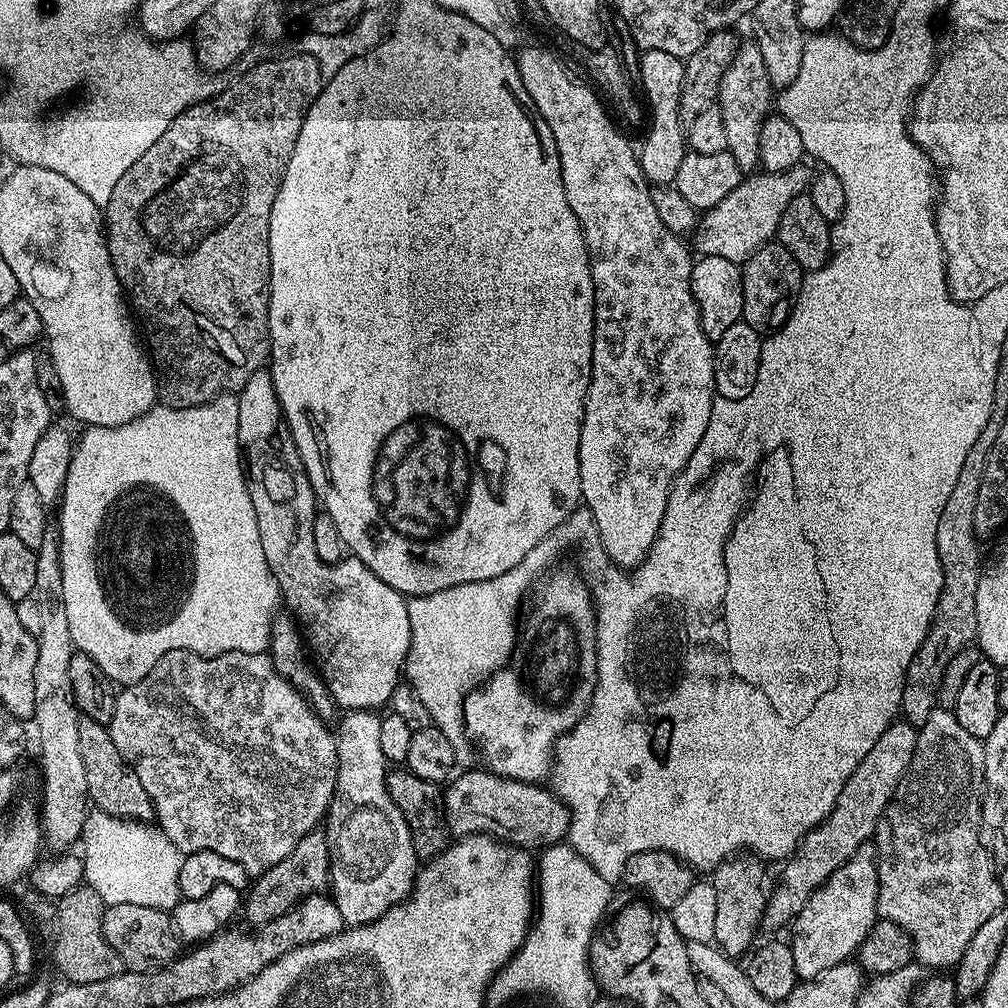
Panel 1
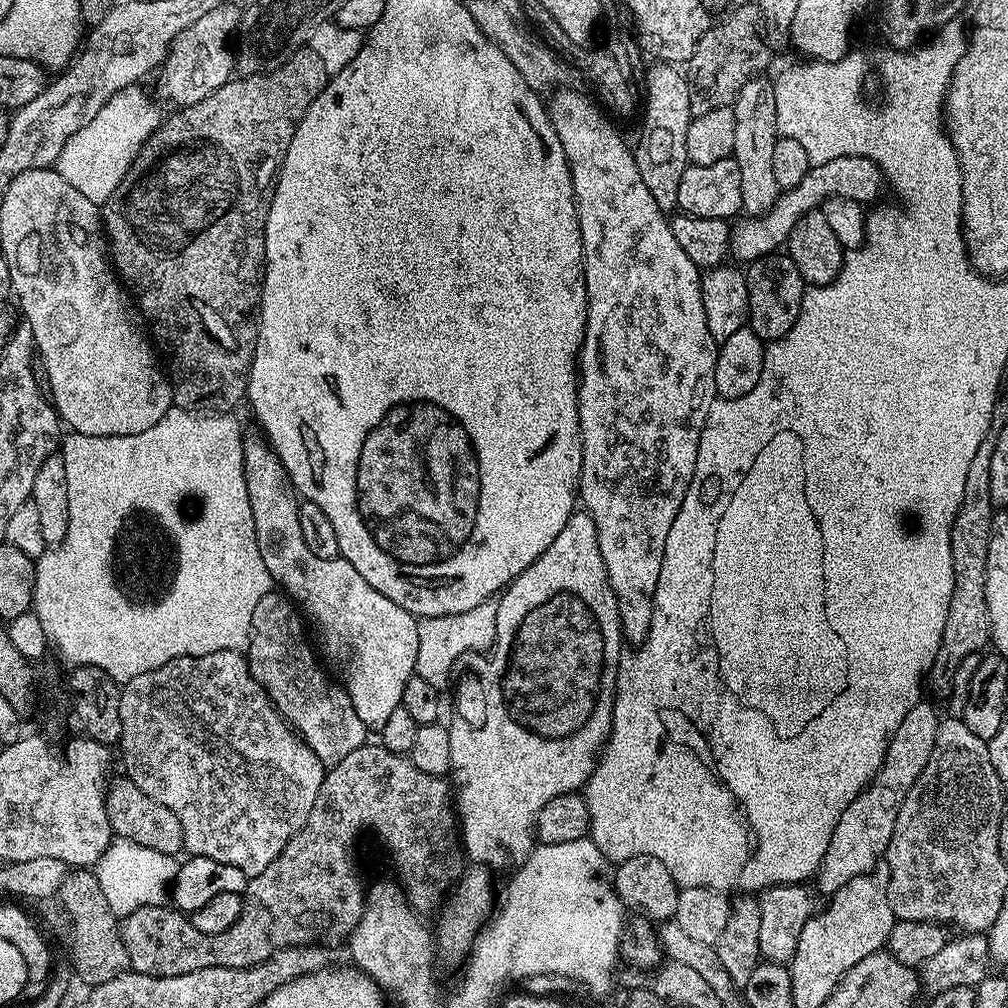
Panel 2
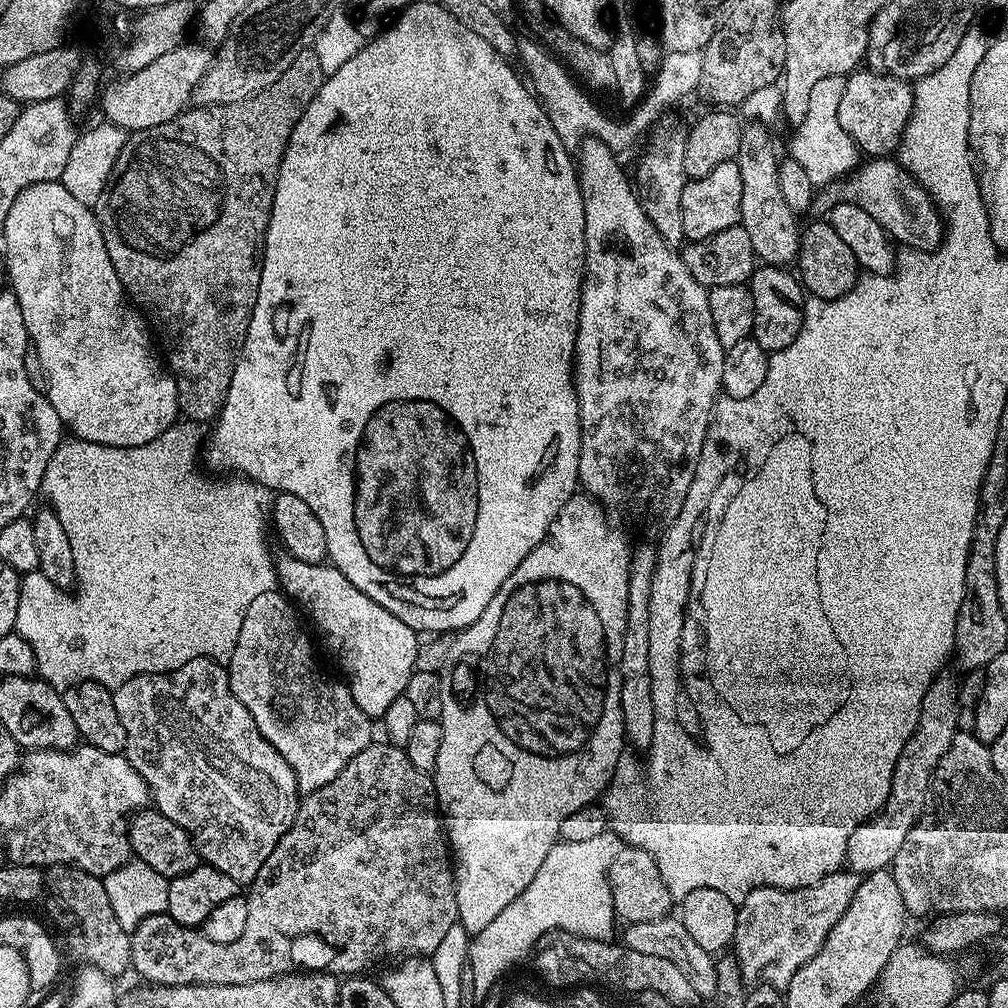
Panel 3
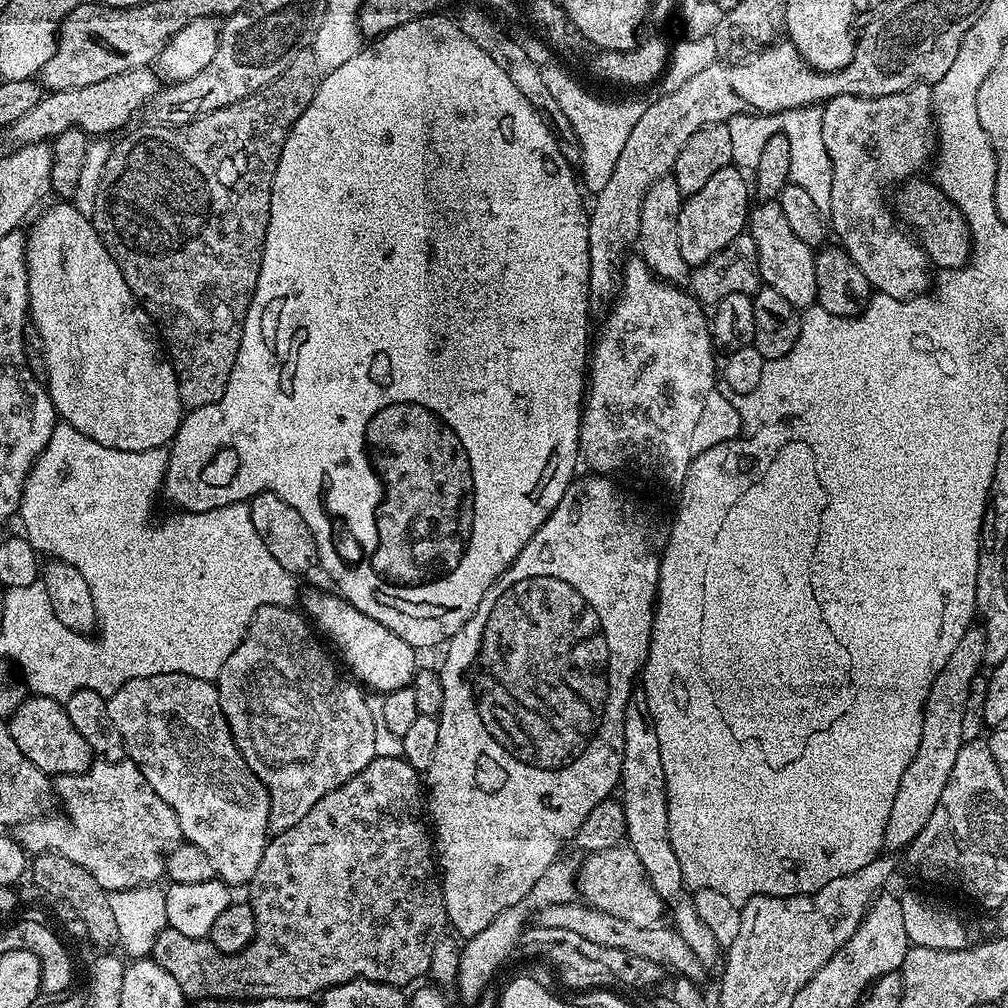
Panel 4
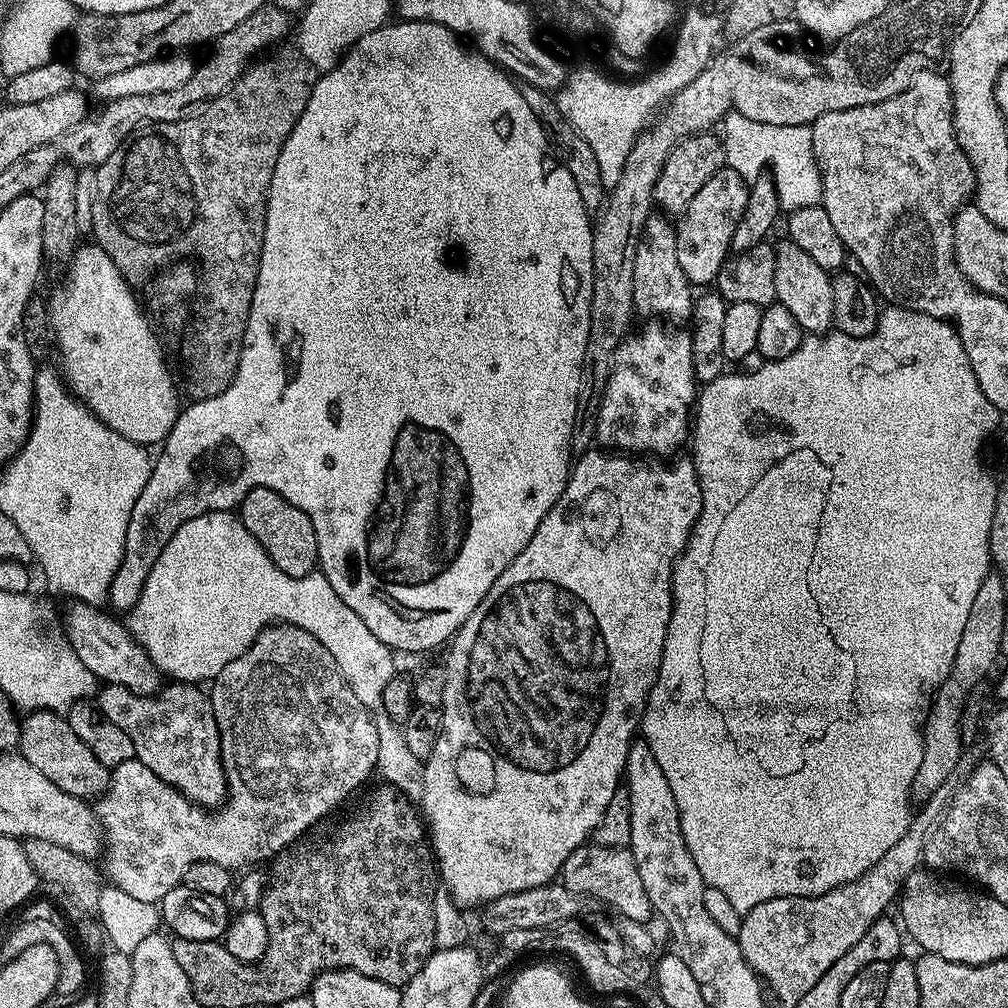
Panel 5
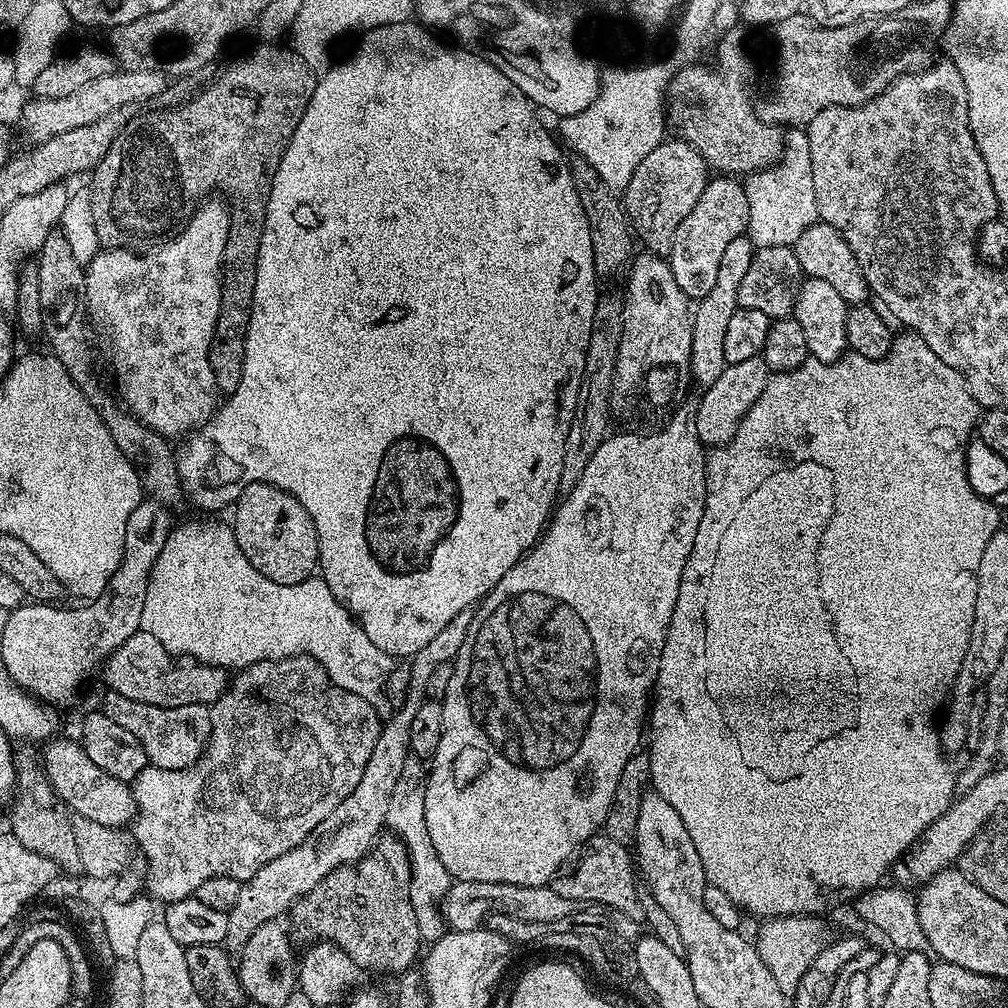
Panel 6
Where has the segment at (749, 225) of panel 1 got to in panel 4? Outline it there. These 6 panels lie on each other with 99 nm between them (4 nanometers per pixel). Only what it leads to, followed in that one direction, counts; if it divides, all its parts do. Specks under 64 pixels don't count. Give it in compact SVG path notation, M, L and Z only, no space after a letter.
M911 178L903 181L895 189L896 204L894 212L905 225L913 224L917 228L920 245L928 253L928 259L937 269L963 268L972 255L972 235L962 210L946 198L946 194L937 188L931 179Z

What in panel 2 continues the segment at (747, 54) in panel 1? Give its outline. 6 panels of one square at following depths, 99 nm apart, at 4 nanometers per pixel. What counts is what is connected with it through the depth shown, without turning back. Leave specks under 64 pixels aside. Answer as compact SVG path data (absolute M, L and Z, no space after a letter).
M753 78L742 86L742 90L736 95L736 100L731 104L734 110L734 150L731 159L738 162L738 170L742 174L742 209L749 217L760 218L774 206L774 202L780 197L781 189L778 181L774 179L774 146L778 139L776 130L776 107L774 106L773 81L768 78Z

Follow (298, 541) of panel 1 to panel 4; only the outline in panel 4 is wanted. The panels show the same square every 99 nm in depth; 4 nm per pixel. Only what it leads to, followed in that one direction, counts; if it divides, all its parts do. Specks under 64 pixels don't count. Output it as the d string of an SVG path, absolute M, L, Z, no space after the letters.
M335 591L303 593L302 604L306 608L307 617L313 625L332 642L345 664L350 668L349 673L366 688L378 691L378 694L393 692L394 689L409 687L418 670L416 664L417 651L398 638L392 631L386 630L374 618L362 614L343 596Z

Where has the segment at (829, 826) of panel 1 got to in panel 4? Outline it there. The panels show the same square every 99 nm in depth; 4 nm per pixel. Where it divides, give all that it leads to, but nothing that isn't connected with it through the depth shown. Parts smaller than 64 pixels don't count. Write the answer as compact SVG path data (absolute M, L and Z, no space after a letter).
M983 627L968 628L966 634L962 634L962 642L958 642L954 654L950 654L946 666L942 666L934 678L924 707L922 742L918 742L918 754L910 766L906 766L898 794L894 794L894 806L890 810L890 822L884 835L885 849L907 849L918 834L922 834L926 822L930 822L930 814L934 814L934 806L938 806L942 790L946 790L946 778L950 778L950 770L954 770L954 758L958 758L958 750L966 742L962 738L962 714L966 714L970 686L984 664L985 650L986 634Z

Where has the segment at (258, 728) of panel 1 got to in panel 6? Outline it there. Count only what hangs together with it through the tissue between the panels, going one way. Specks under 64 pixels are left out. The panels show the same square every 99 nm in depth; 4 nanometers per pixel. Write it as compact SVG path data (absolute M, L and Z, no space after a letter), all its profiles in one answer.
M104 692L102 710L106 718L114 718L118 726L130 730L134 738L146 750L146 758L153 768L178 770L189 768L204 752L210 738L210 708L207 704L192 704L174 706L173 708L159 708L158 706L144 705L142 702L131 701L116 692Z

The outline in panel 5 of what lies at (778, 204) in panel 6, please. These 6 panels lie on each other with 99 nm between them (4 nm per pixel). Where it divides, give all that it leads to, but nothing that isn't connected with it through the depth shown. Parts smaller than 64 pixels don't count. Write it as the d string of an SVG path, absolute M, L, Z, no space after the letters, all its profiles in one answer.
M728 112L720 126L721 143L724 146L725 165L738 171L739 176L749 184L763 175L762 166L771 165L770 175L775 182L779 204L783 211L789 212L802 206L812 206L823 203L821 172L814 158L813 132L811 125L786 126L780 130L768 130L764 134L766 142L748 144L748 130L742 130L742 120L745 116L737 112Z

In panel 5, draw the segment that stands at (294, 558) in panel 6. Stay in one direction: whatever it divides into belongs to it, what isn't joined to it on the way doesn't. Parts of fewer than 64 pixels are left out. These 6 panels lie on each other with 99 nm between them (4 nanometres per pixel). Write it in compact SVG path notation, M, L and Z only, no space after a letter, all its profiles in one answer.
M252 488L244 501L238 505L240 521L258 538L262 550L270 554L274 566L282 570L282 574L291 576L308 576L318 568L318 542L314 534L314 526L310 518L298 506L286 502L282 494L274 494L269 488Z

